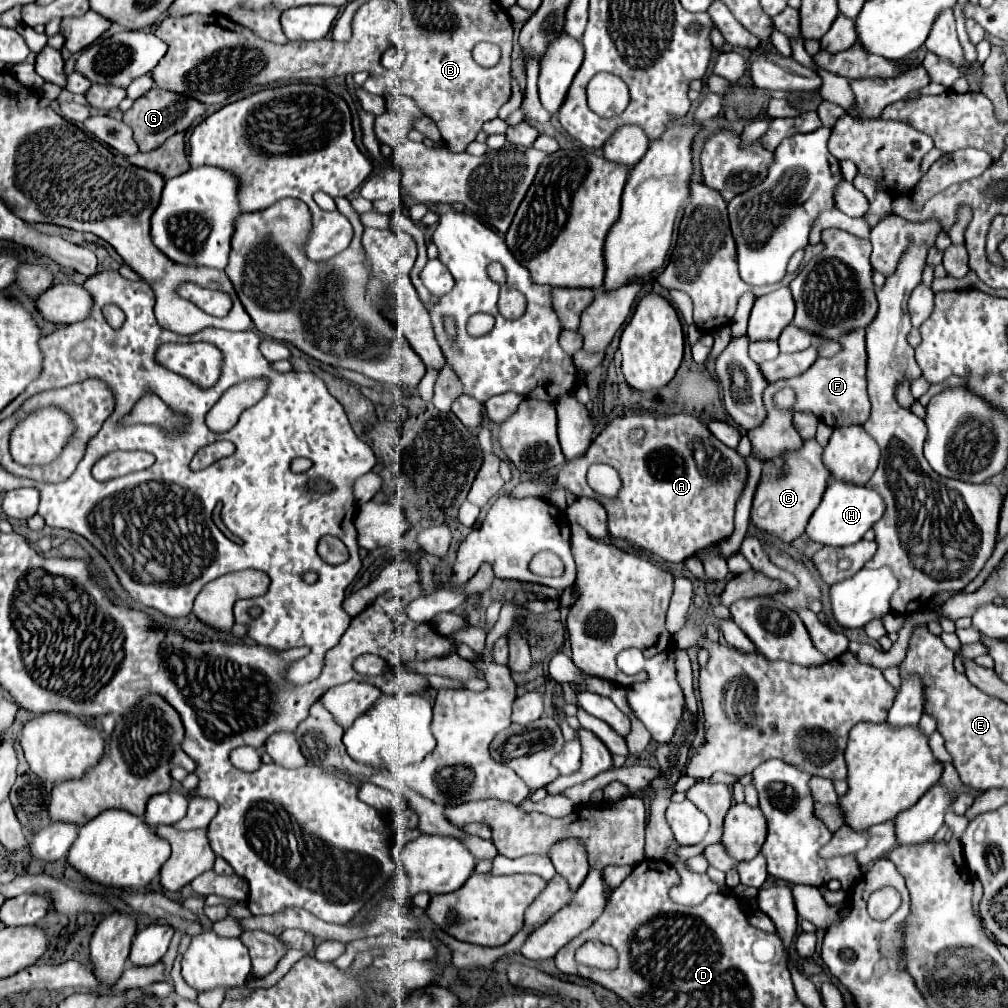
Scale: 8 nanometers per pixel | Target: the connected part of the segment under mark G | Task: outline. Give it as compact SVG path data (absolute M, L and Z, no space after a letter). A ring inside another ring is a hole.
M151 88L145 96L137 98L135 104L123 114L123 122L133 128L133 138L139 146L139 152L151 152L159 148L169 136L177 132L185 132L199 116L203 116L205 104L187 98L175 96L175 92L165 92L161 88Z

